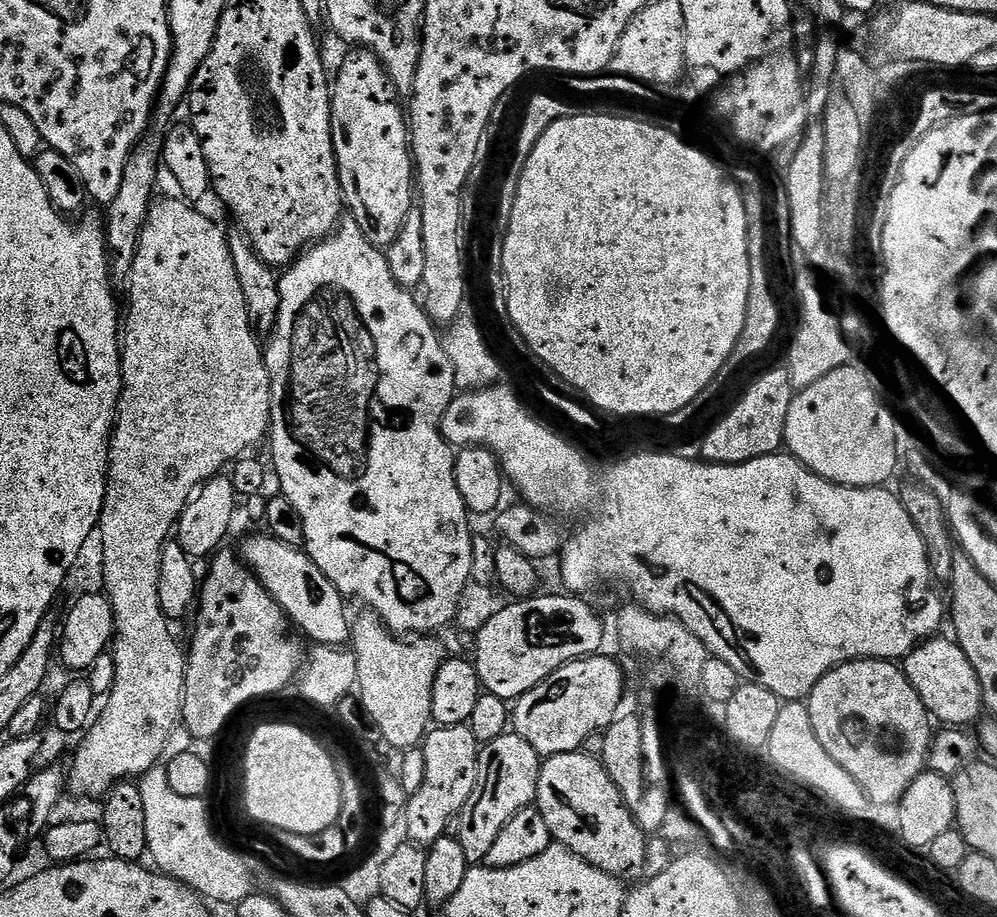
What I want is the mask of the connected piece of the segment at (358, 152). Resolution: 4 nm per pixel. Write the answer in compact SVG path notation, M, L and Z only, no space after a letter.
M352 50L340 64L330 84L332 97L332 145L336 151L336 169L340 175L340 195L350 211L350 219L358 222L362 234L381 250L398 238L406 218L414 206L414 165L405 109L396 101L398 95L388 72L380 60L367 50Z

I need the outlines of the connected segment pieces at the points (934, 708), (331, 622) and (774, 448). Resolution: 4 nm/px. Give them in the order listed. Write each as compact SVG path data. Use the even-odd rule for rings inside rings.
M940 639L925 640L905 656L902 671L933 721L941 720L944 726L966 726L962 724L968 724L976 715L981 715L980 688L963 650L951 639Z
M261 534L246 537L244 545L238 548L238 555L258 578L258 582L262 582L270 598L274 598L274 602L282 606L293 625L305 637L308 635L313 640L313 645L339 648L349 643L352 625L350 615L344 609L346 598L336 589L334 582L330 582L330 578L326 578L326 574L322 574L322 570L314 566L307 552L286 546L286 542L278 542L273 536Z
M787 367L762 373L745 390L744 397L705 434L699 455L710 464L745 464L754 458L777 455L784 443L786 414L790 414L793 395Z

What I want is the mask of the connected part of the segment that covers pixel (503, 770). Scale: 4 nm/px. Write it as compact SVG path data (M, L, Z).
M505 734L494 738L494 742L483 745L478 758L478 778L474 778L474 794L460 811L454 835L462 846L464 863L468 866L483 865L490 846L502 832L502 828L520 810L535 805L536 779L540 777L542 758L526 742L526 738Z

